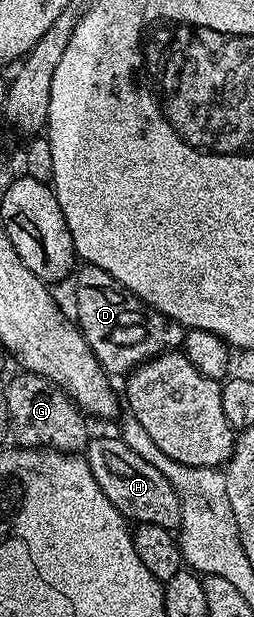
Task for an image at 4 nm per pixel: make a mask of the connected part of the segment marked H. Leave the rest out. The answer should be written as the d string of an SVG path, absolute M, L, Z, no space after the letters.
M92 437L85 449L85 459L103 490L118 511L127 520L137 524L151 523L176 531L182 522L182 502L178 492L157 468L156 463L147 462L119 438Z

